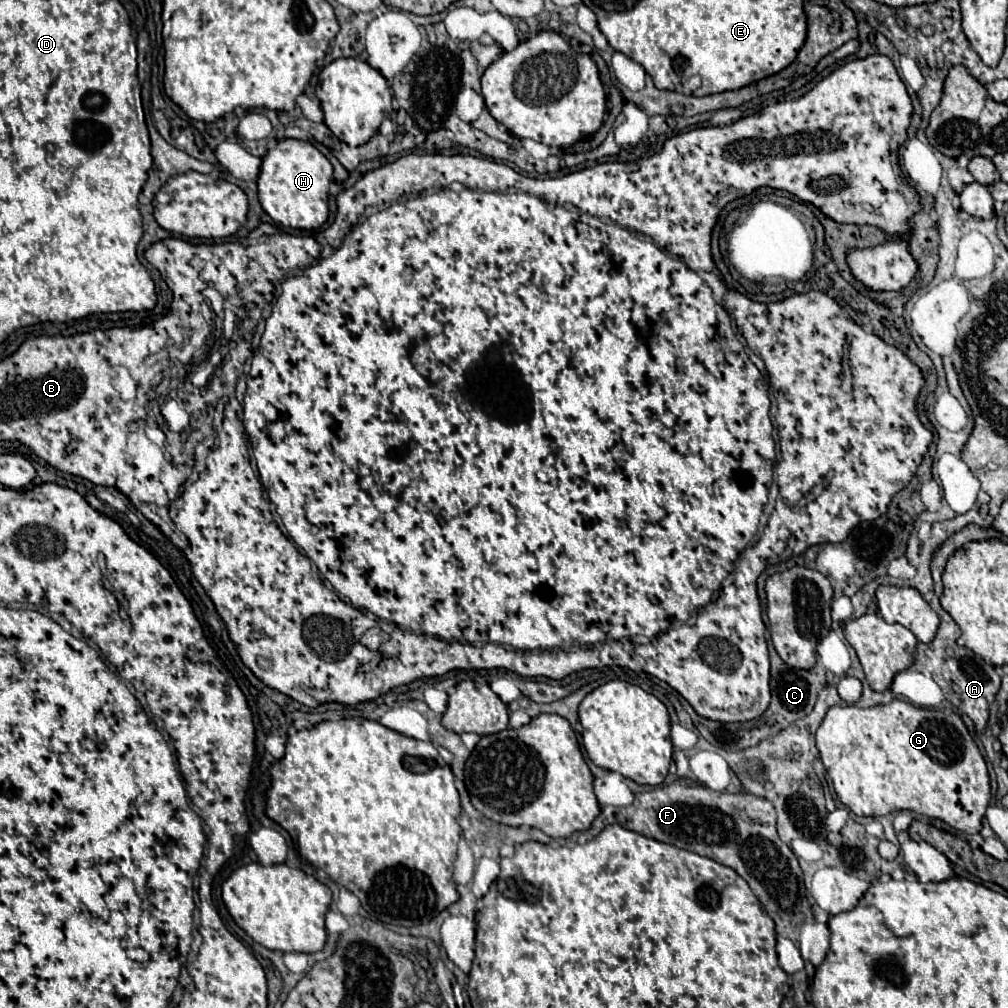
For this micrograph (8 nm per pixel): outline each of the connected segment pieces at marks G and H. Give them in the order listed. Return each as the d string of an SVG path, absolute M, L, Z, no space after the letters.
M899 699L867 709L837 705L827 711L817 729L817 749L839 801L859 817L881 817L893 811L911 809L941 819L963 833L979 833L983 827L981 821L991 799L987 765L965 723L953 711L923 709Z
M281 139L263 157L259 173L259 201L271 219L285 227L295 229L319 229L329 215L329 183L333 179L333 167L329 159L309 141Z

